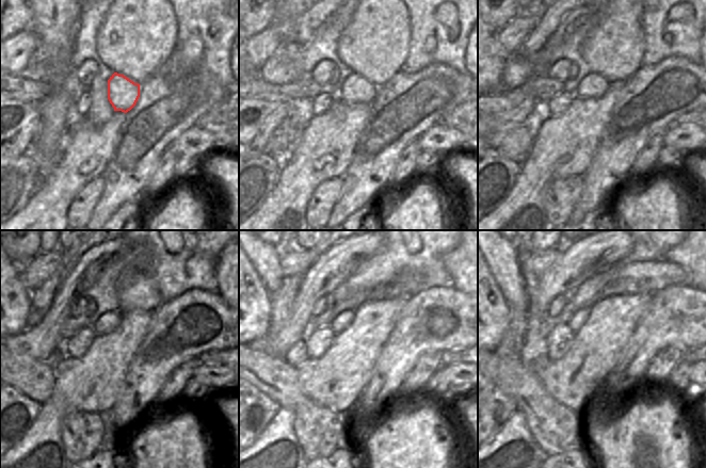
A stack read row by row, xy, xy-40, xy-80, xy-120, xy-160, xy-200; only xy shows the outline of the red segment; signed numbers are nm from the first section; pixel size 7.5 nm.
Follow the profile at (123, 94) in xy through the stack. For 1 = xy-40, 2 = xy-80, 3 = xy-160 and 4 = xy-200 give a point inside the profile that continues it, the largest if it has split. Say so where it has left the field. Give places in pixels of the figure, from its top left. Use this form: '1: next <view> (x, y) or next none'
1: next xy-40 (355, 89)
2: next xy-80 (593, 85)
3: next xy-160 (340, 322)
4: next xy-200 (578, 319)

